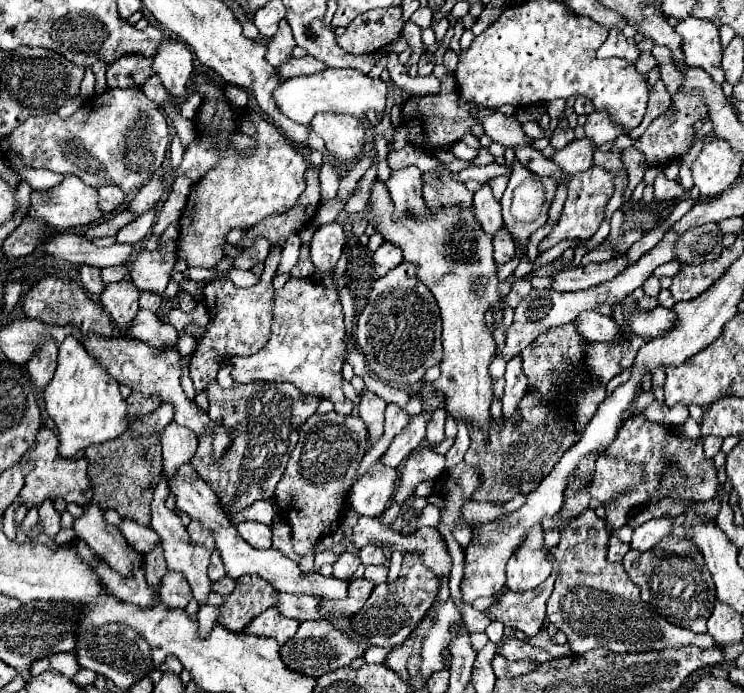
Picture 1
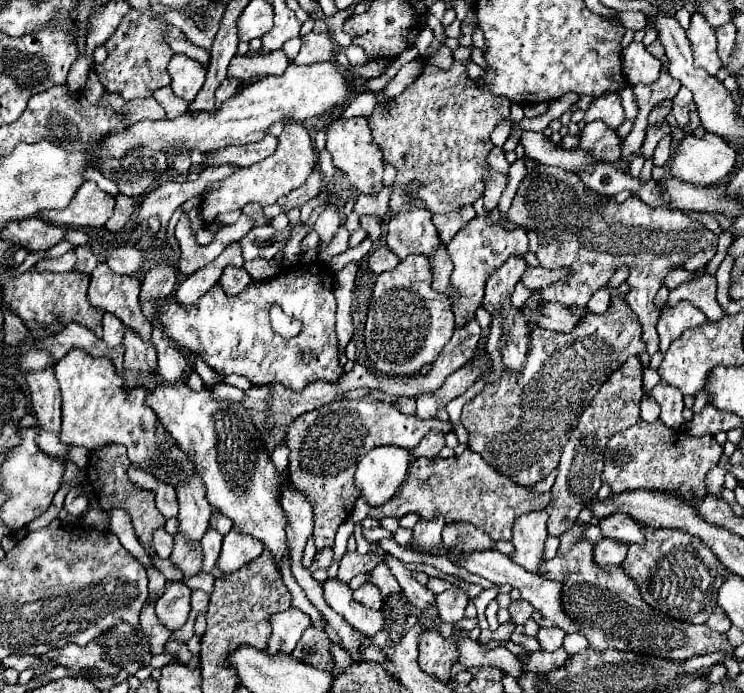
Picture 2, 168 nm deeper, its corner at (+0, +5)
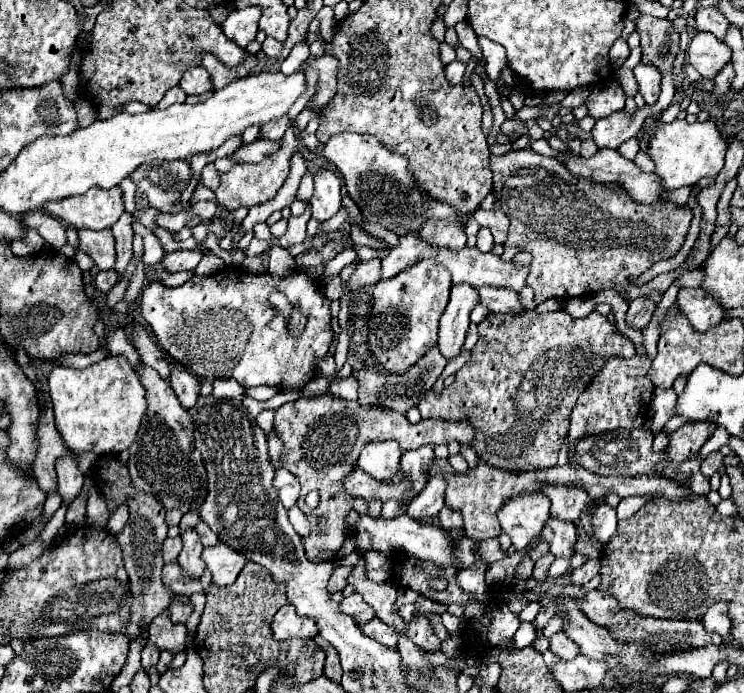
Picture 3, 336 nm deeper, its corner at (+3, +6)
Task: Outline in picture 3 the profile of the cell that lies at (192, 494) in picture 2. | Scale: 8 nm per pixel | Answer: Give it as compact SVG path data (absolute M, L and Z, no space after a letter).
M194 527L182 531L180 537L182 537L184 547L182 547L180 555L178 555L178 563L180 563L180 567L184 569L186 575L200 577L202 571L206 569L206 565L204 565L204 561L202 561L202 557L200 557L200 555L202 555L200 537L198 537L198 533L196 533Z

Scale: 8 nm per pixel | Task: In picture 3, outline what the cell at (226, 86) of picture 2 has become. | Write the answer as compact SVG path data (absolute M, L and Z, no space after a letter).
M204 53L202 55L202 67L210 73L210 79L212 79L212 85L214 89L220 89L220 87L226 87L228 83L240 79L240 77L246 77L252 67L256 65L256 55L248 55L248 61L244 61L244 65L238 65L236 69L228 69L220 59L216 59L212 53Z

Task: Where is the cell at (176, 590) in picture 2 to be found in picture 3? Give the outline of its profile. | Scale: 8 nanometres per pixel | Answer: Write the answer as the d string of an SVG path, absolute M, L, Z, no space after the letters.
M164 609L148 627L150 641L158 645L158 649L170 649L174 653L184 651L186 645L186 625L174 623L170 619L170 609Z

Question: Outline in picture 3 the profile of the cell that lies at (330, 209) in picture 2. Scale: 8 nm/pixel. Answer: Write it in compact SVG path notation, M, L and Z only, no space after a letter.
M320 171L314 175L314 195L310 199L312 217L316 221L326 221L334 217L340 209L340 179L332 171Z

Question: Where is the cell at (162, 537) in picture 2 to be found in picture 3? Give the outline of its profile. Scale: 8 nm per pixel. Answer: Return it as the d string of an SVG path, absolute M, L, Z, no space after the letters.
M168 537L168 539L164 541L164 545L162 545L162 557L164 557L164 561L166 561L166 563L168 563L168 561L176 561L180 549L182 549L180 537Z

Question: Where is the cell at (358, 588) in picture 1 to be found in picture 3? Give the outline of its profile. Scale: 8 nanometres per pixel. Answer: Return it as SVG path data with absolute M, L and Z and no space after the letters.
M352 593L352 595L348 595L340 605L342 605L344 613L352 615L358 623L370 621L370 619L374 617L374 609L372 609L364 599L362 599L360 593Z

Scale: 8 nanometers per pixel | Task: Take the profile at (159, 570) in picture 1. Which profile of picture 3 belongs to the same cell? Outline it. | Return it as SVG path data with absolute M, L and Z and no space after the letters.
M148 641L144 645L144 649L142 649L142 669L150 667L150 665L156 665L158 663L158 655L160 655L160 649L152 641Z

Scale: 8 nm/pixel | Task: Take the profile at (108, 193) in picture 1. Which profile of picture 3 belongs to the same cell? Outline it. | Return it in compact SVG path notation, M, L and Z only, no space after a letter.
M124 211L120 215L120 219L110 227L112 235L116 239L116 271L120 273L120 277L124 275L124 269L132 257L132 237L134 237L134 229L132 229L132 213Z

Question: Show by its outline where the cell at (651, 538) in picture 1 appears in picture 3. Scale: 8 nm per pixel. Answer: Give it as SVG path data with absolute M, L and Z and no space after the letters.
M600 503L596 507L596 511L592 513L592 525L594 525L594 535L600 543L608 543L614 533L616 533L616 527L618 527L618 517L616 517L616 509L606 505L606 503Z

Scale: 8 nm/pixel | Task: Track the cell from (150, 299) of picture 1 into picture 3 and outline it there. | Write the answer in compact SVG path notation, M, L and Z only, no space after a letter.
M174 251L162 259L162 265L166 273L176 273L186 269L196 269L200 259L202 259L202 253L198 251Z

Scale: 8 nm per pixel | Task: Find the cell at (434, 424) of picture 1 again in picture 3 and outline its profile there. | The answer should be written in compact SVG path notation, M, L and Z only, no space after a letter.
M422 445L420 449L404 451L400 465L404 477L412 477L412 485L416 485L416 491L424 489L424 465L434 457L434 445Z

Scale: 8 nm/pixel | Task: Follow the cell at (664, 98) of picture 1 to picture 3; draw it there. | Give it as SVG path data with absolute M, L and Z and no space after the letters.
M638 63L634 67L634 75L638 79L638 87L640 87L640 93L646 99L646 103L648 105L656 103L656 99L660 95L660 71L650 63Z

